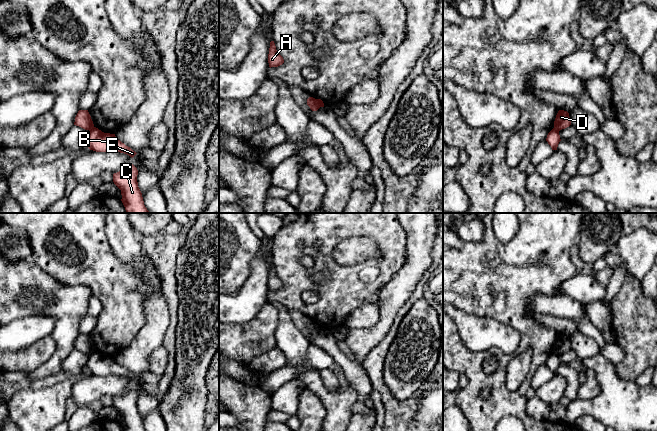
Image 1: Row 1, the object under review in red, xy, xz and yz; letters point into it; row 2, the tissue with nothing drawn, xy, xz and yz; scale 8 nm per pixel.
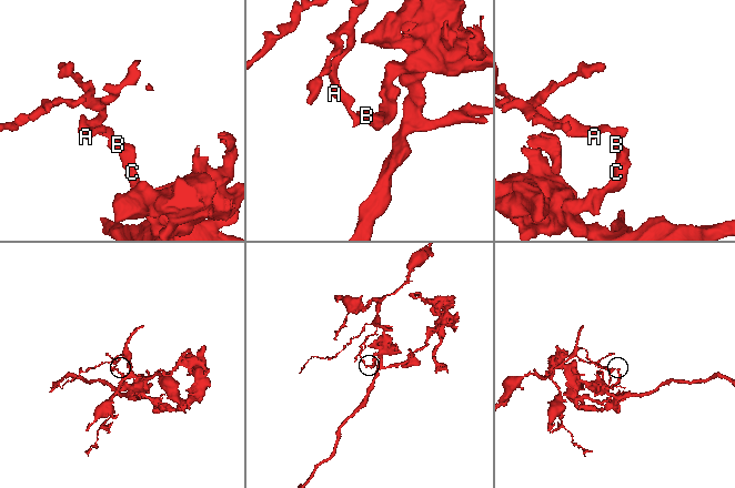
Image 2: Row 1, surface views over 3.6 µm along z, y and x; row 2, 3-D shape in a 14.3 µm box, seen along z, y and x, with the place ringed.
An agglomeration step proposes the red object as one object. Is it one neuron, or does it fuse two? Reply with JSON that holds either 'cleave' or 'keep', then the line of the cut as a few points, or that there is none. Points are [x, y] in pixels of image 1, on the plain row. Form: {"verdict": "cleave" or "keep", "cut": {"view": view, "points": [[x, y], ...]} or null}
{"verdict": "cleave", "cut": {"view": "yz", "points": [[554, 351], [559, 354]]}}

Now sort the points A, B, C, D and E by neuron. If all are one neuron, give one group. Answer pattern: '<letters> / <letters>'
A D / B C E

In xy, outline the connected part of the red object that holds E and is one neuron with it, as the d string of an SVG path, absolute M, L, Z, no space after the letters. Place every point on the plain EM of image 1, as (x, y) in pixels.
M96 351L89 354L85 368L90 374L96 376L120 376L134 381L137 377L118 364L115 358L104 357Z

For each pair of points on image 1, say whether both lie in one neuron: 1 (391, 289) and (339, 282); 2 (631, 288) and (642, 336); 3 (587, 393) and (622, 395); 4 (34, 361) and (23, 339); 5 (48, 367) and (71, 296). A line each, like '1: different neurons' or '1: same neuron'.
1: different neurons
2: same neuron
3: different neurons
4: different neurons
5: same neuron

